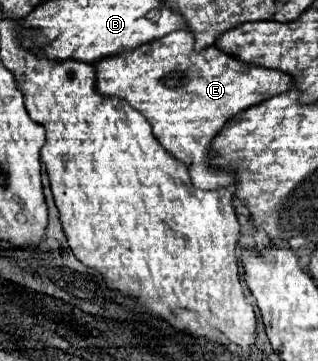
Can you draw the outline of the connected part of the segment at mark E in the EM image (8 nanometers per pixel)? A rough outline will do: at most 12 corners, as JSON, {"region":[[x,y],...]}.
{"region":[[184,29],[94,63],[186,165],[230,187],[210,141],[234,115],[292,87]]}

